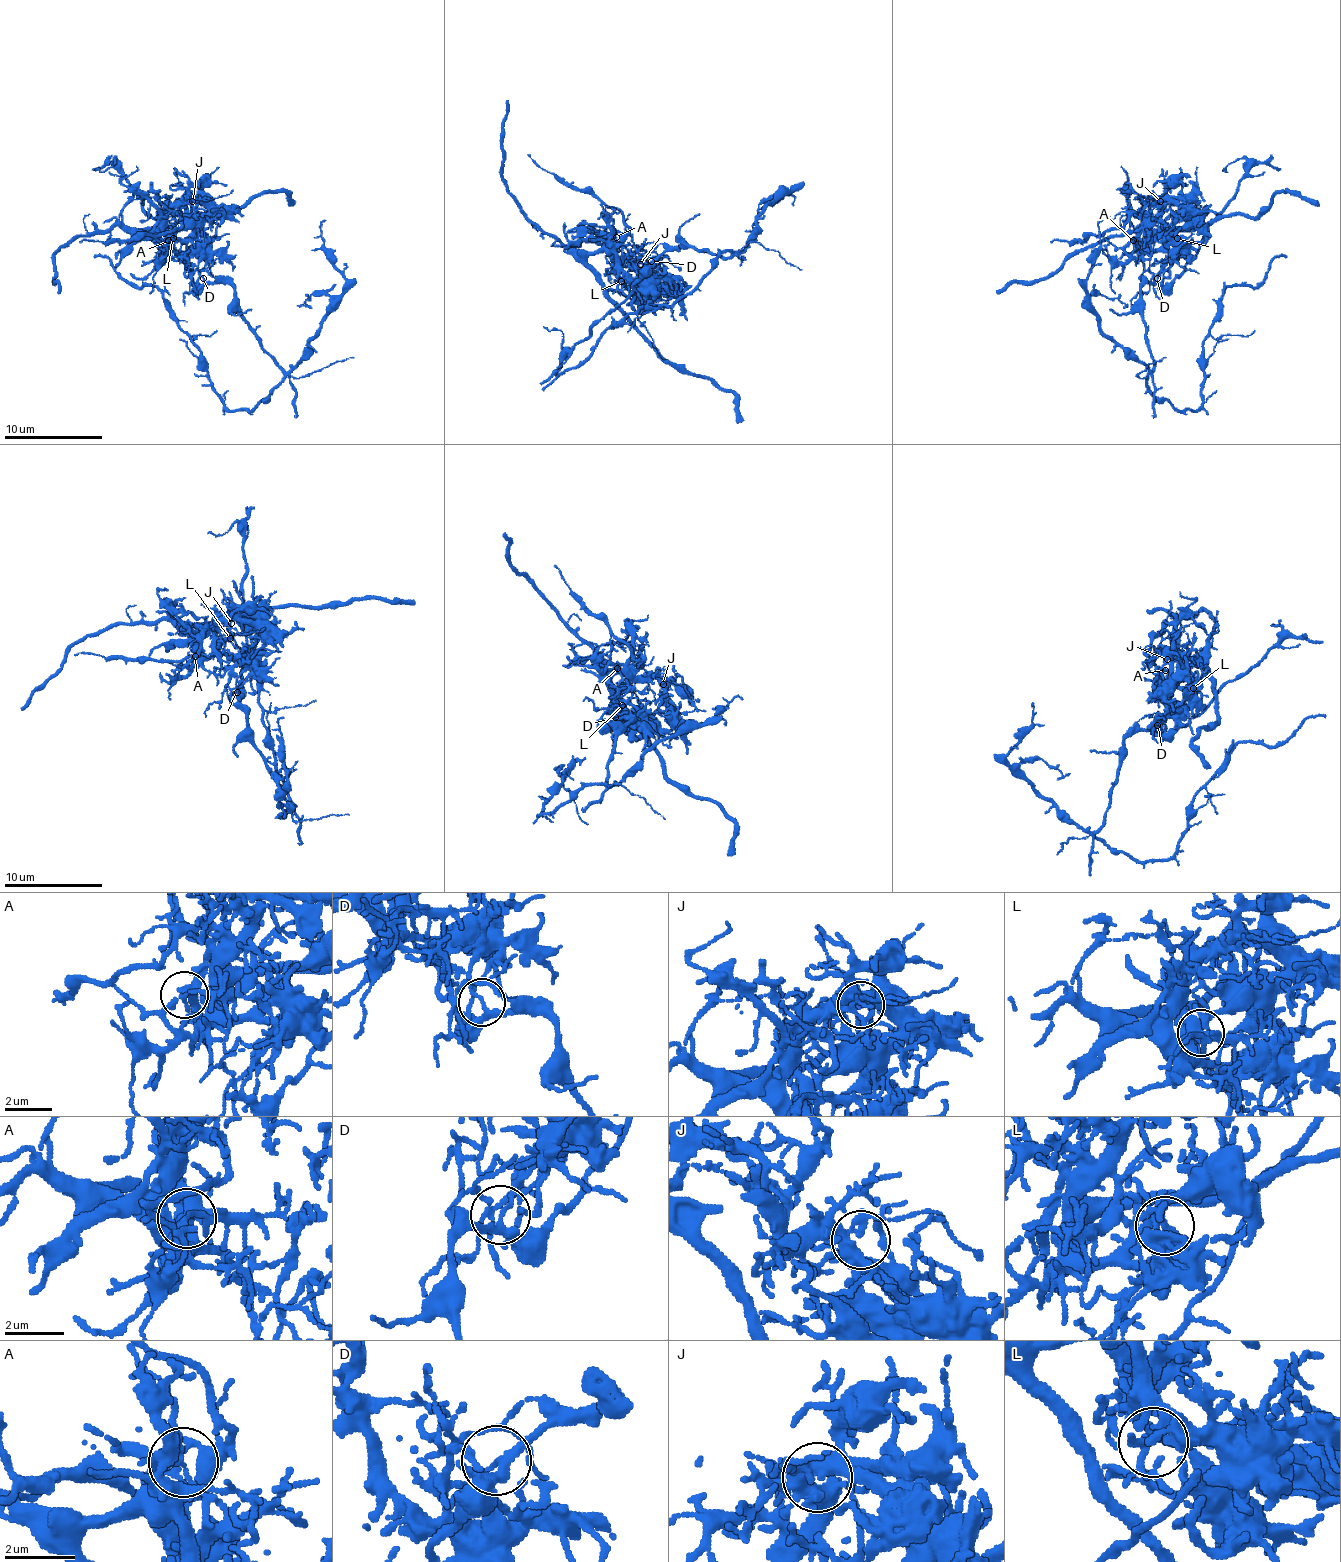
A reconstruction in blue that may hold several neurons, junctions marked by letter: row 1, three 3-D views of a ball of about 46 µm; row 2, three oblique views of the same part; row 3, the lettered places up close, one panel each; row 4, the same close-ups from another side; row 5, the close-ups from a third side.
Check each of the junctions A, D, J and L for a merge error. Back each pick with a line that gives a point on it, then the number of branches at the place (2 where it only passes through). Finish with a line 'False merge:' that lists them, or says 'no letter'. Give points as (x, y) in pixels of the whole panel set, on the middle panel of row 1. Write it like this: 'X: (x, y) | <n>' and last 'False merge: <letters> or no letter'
D: (651, 261) | 3
False merge: D

